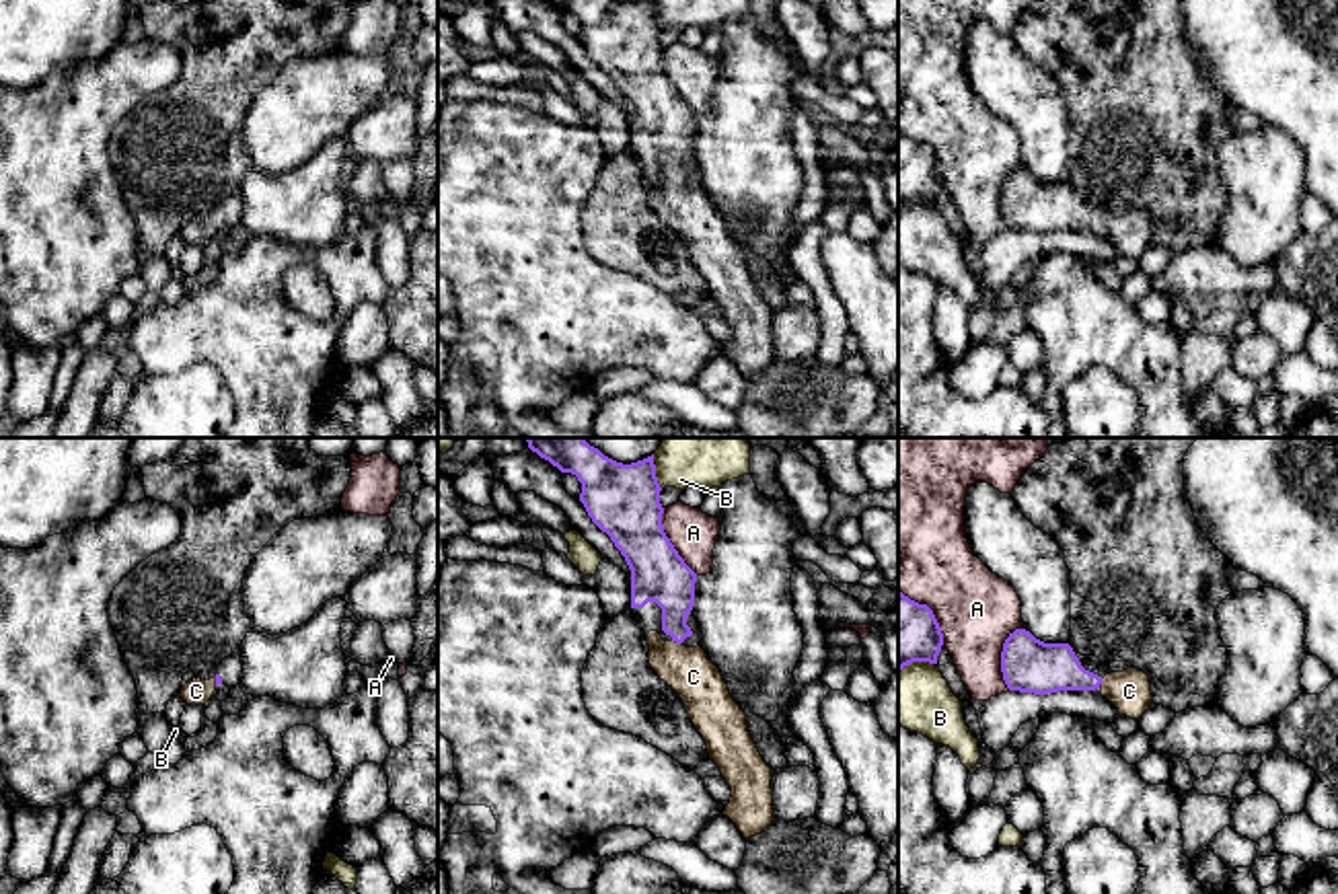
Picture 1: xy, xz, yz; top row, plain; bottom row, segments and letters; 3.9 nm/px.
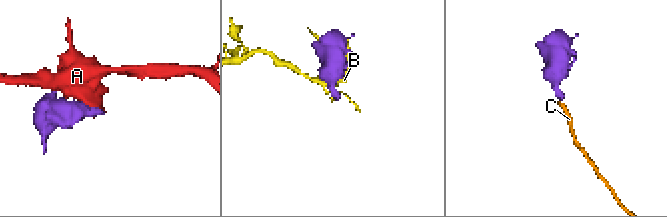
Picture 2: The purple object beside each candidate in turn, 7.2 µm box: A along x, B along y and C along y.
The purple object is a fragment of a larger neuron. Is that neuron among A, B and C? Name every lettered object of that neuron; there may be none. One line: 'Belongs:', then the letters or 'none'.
Belongs: C

